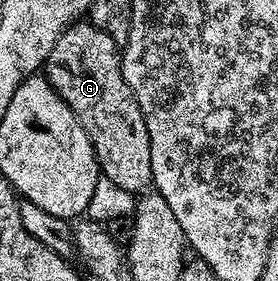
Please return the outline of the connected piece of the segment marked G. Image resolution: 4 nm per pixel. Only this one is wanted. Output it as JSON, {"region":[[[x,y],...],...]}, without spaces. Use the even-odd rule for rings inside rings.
{"region":[[[88,20],[76,21],[62,33],[60,40],[56,40],[56,48],[52,48],[44,67],[44,76],[86,130],[94,154],[98,157],[101,177],[113,180],[119,188],[124,188],[124,192],[135,196],[149,191],[154,181],[152,144],[148,140],[148,128],[140,112],[140,104],[122,75],[119,43],[114,42],[108,32],[100,32],[100,28],[96,28]]]}

